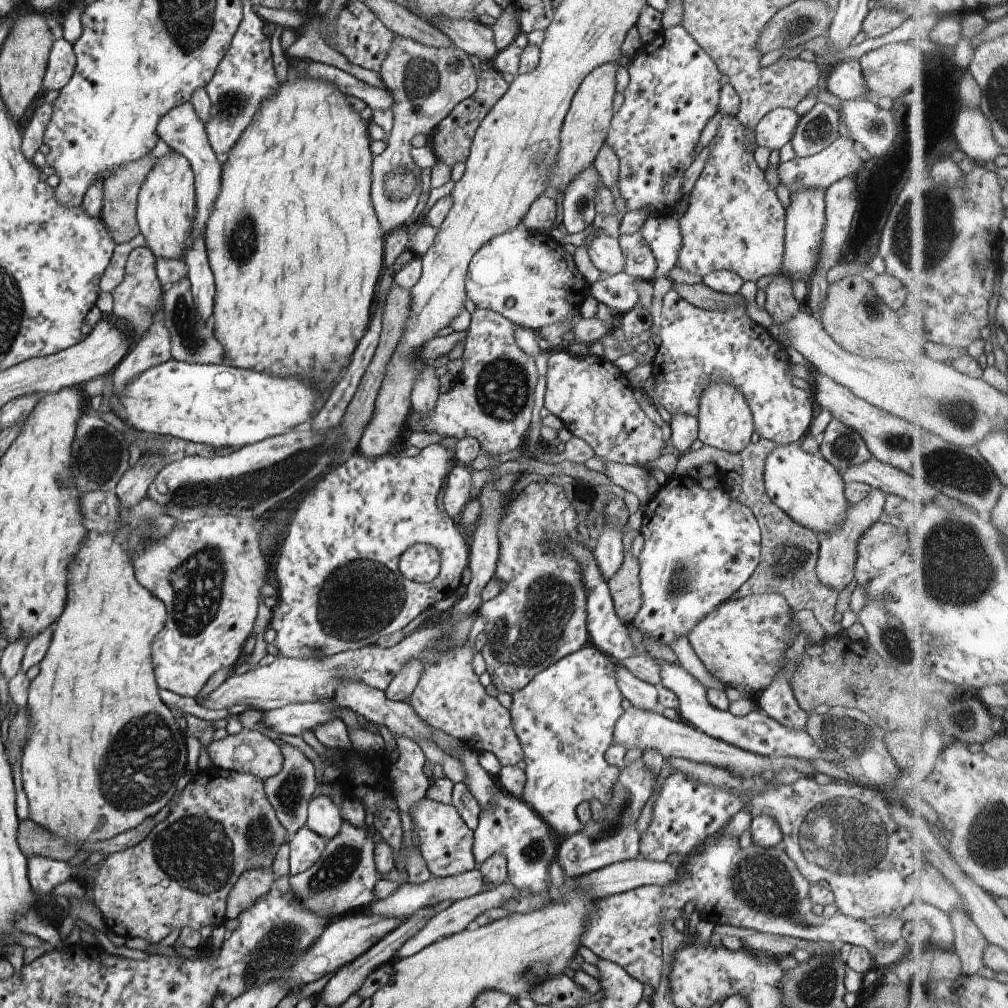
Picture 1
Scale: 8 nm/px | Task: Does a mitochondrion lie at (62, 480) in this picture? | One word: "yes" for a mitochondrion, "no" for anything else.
yes

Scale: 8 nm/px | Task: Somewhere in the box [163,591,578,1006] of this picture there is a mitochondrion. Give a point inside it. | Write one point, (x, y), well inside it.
(285, 938)

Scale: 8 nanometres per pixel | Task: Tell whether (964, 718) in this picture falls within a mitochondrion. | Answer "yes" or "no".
yes

